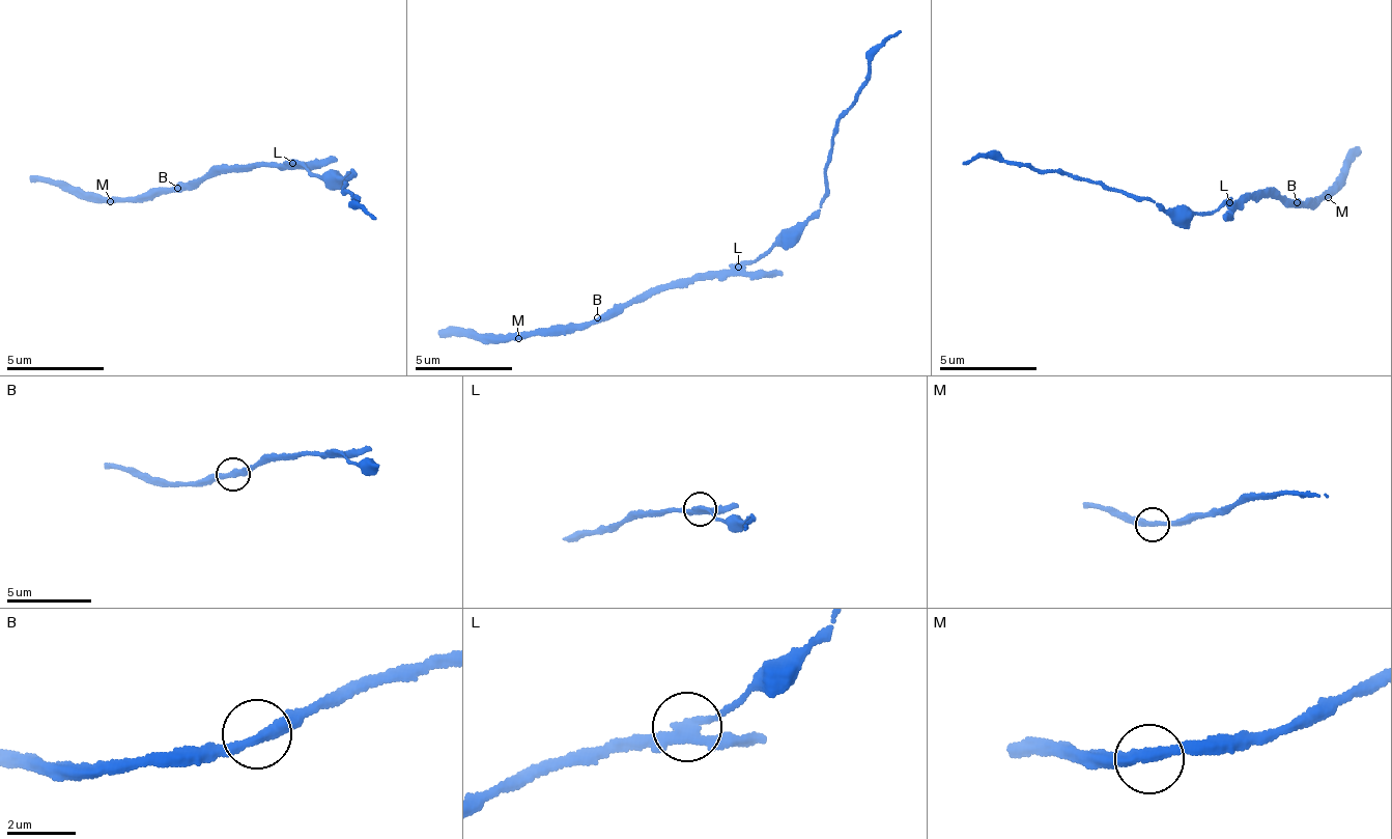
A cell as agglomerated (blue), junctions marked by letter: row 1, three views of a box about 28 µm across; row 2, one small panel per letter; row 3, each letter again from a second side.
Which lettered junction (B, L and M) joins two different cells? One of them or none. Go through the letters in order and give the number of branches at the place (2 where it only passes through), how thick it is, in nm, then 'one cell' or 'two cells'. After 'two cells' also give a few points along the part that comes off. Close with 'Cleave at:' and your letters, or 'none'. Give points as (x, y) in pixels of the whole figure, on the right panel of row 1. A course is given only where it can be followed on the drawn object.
B: branches 2; calibre 320 nm; one cell
L: branches 3; calibre 240 nm; two cells; course (1228, 202), (1201, 218), (1076, 177), (1026, 165), (996, 160), (961, 163)
M: branches 2; calibre 320 nm; one cell
Cleave at: L

